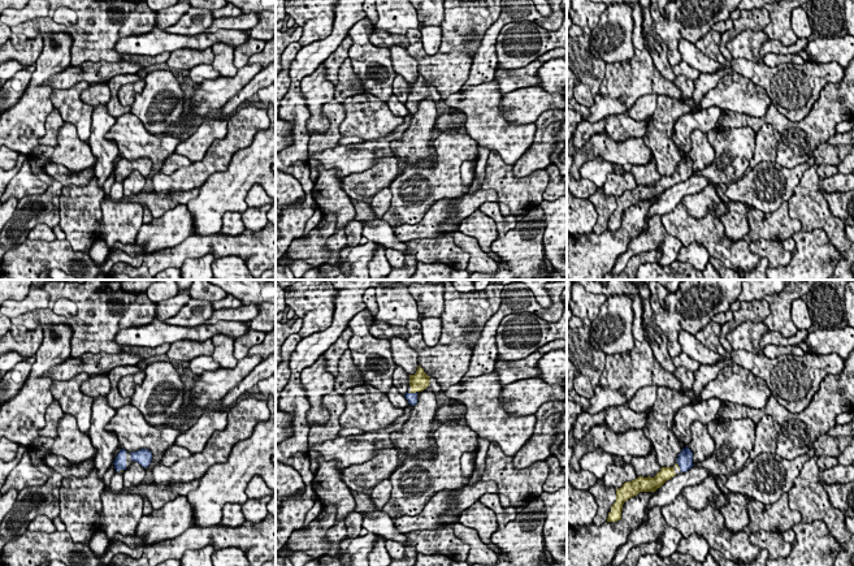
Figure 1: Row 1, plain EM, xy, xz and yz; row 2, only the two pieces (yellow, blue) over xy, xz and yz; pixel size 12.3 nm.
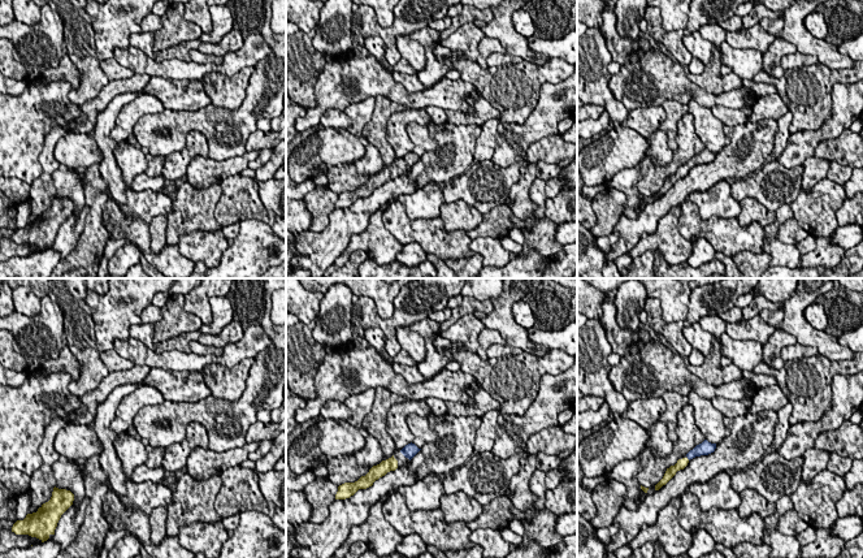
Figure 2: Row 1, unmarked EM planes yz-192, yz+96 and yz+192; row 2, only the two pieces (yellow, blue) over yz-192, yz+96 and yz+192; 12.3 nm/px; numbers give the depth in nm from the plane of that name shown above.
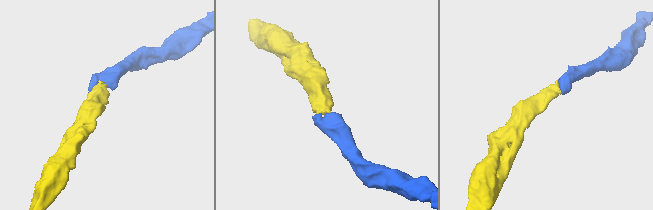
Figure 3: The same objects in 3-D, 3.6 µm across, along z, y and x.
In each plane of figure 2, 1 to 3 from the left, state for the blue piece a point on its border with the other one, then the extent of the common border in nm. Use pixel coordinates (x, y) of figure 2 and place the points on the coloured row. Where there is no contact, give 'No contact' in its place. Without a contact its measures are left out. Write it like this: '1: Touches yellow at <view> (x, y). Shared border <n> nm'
1: No contact
2: No contact
3: No contact

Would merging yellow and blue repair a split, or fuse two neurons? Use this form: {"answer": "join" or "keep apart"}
{"answer": "join"}

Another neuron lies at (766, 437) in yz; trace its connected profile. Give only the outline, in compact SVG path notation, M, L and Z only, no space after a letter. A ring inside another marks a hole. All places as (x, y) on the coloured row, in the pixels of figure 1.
M764 415L758 423L755 429L755 442L754 448L749 455L747 463L750 463L757 455L762 453L776 451L777 445L777 432L773 425L773 419L771 415Z

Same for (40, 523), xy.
M38 515L35 517L27 527L29 531L34 531L34 532L56 532L56 527L52 522L52 519L49 519L45 515Z

